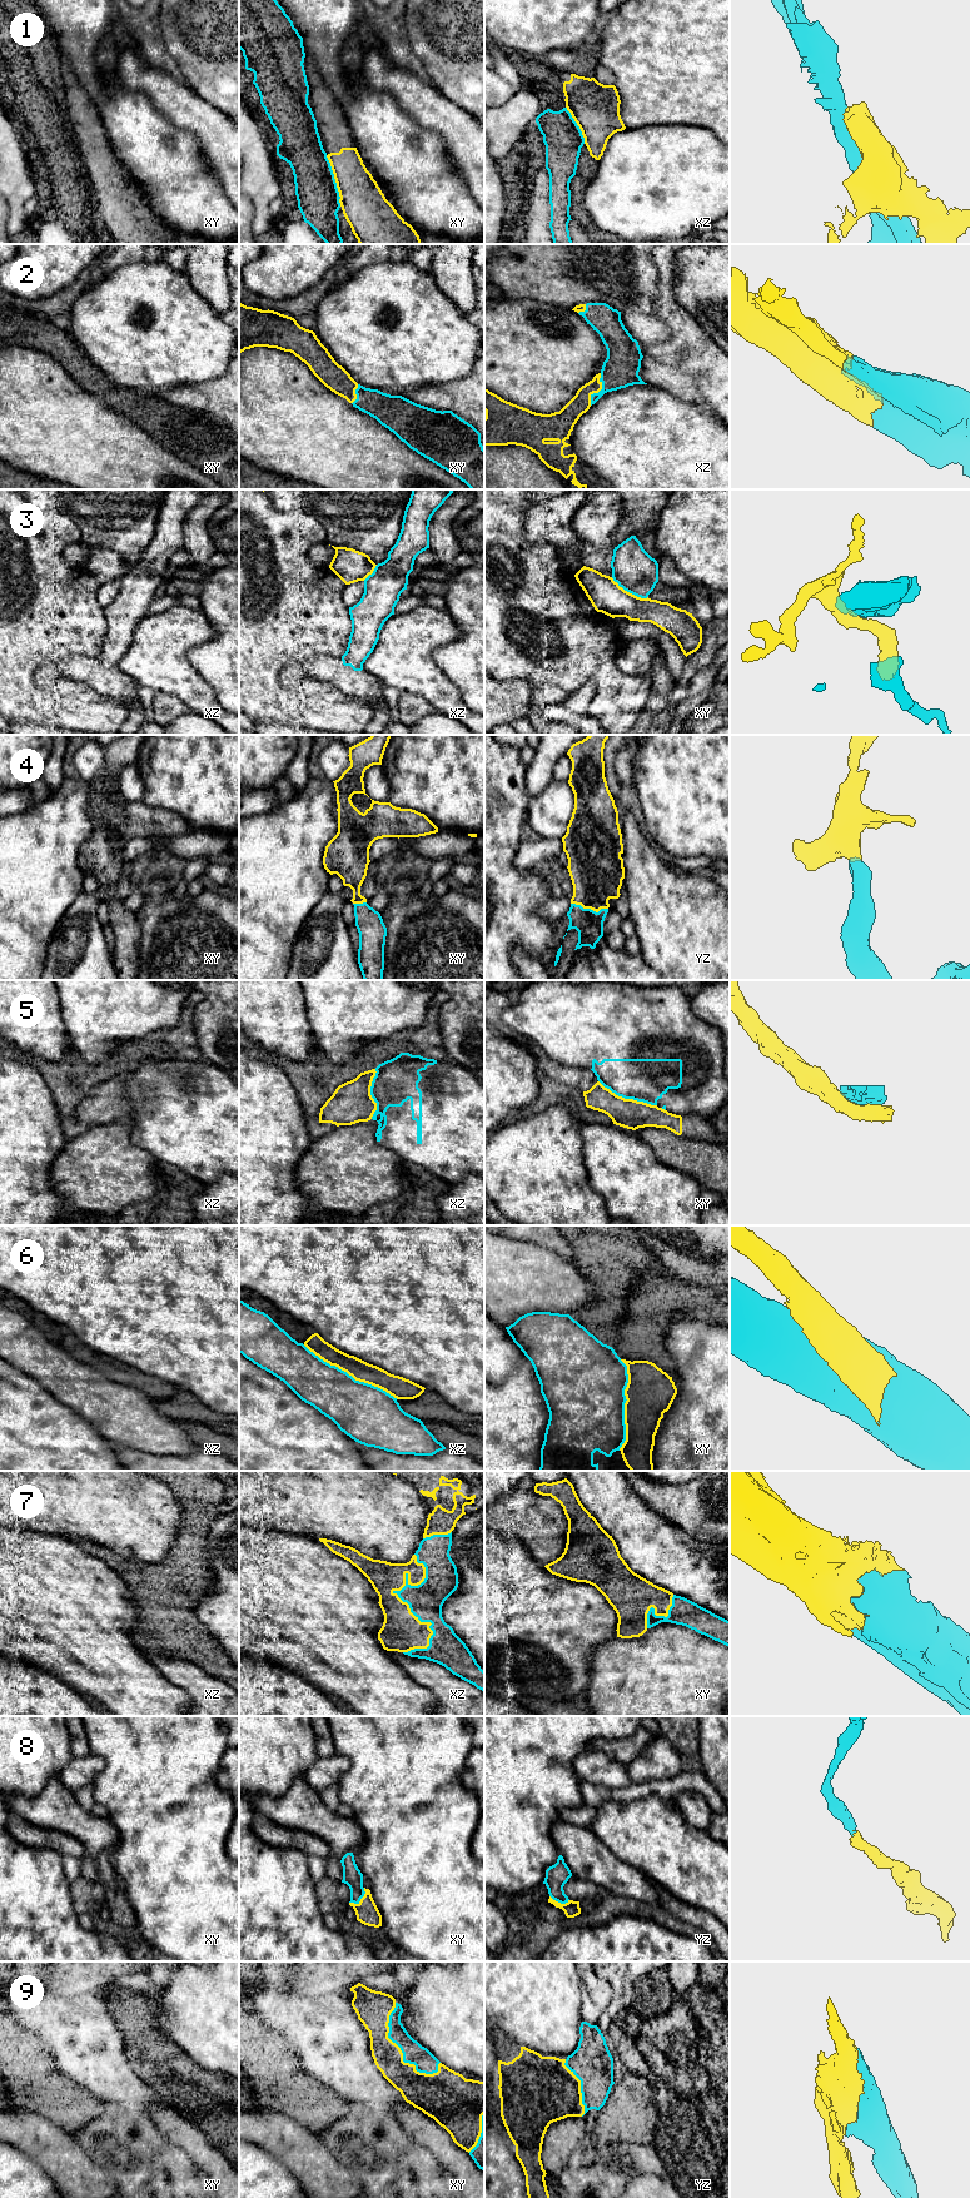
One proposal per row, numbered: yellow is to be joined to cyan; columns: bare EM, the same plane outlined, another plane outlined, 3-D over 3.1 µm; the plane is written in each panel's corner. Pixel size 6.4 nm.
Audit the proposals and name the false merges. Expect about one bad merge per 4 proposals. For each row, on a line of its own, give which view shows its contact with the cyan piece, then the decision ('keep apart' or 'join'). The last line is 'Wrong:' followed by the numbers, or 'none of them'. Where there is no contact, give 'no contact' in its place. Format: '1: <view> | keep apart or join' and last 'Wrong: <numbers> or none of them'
1: xy | keep apart
2: xz | join
3: xy | keep apart
4: yz | join
5: xy | keep apart
6: xz | keep apart
7: xz | join
8: xy | join
9: xy | join
Wrong: 1, 3, 5, 6

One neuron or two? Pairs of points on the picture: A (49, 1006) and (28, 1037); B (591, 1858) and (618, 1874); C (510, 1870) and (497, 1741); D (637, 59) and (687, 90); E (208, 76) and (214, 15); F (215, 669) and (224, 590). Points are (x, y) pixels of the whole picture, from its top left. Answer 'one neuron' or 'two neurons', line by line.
A: one neuron
B: one neuron
C: one neuron
D: one neuron
E: one neuron
F: one neuron

